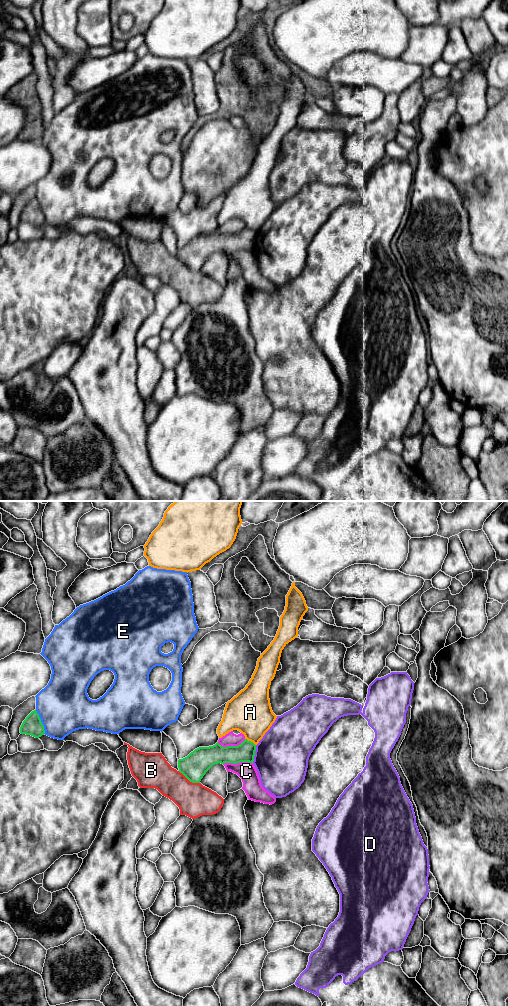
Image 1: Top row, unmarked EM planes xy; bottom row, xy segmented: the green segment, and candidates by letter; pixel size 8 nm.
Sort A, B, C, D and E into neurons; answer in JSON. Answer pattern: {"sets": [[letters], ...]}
{"sets": [["A"], ["B"], ["C"], ["D", "E"]]}

